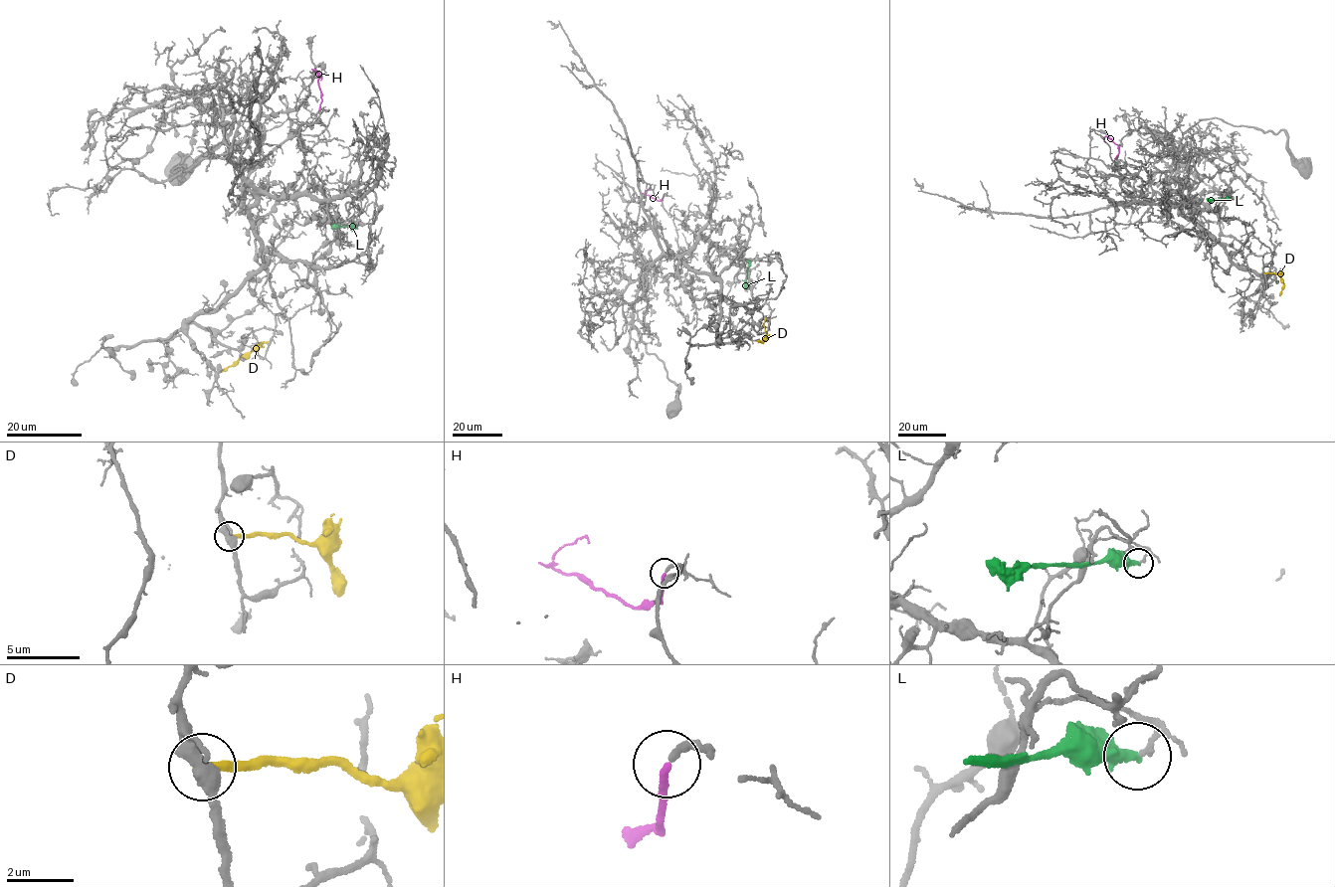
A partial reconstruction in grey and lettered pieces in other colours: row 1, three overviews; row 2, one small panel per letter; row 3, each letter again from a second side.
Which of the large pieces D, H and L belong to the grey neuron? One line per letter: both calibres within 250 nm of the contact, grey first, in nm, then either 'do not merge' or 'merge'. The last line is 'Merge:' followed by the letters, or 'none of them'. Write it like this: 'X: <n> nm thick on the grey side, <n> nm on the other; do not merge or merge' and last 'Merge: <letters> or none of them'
D: 440 nm thick on the grey side, 280 nm on the other; do not merge
H: 200 nm thick on the grey side, 220 nm on the other; merge
L: 110 nm thick on the grey side, 420 nm on the other; do not merge
Merge: H

